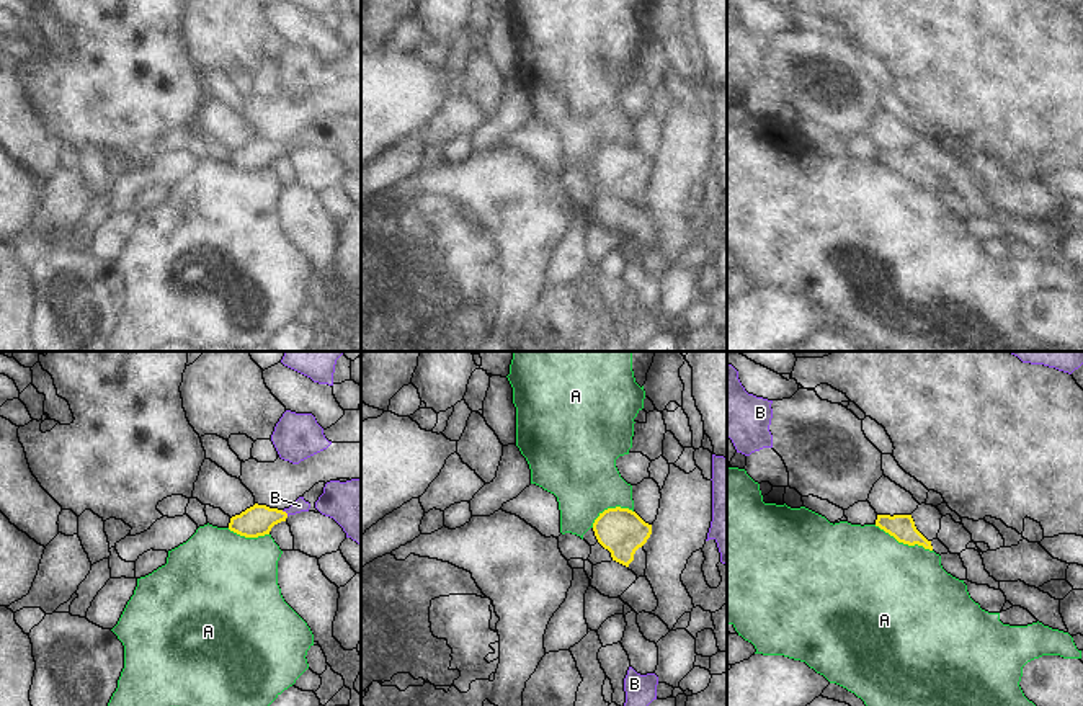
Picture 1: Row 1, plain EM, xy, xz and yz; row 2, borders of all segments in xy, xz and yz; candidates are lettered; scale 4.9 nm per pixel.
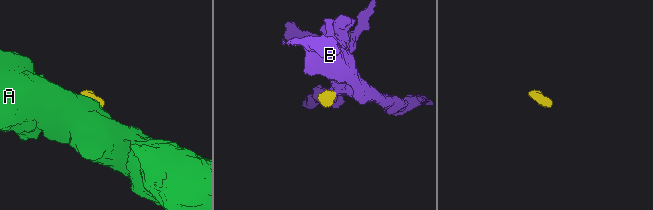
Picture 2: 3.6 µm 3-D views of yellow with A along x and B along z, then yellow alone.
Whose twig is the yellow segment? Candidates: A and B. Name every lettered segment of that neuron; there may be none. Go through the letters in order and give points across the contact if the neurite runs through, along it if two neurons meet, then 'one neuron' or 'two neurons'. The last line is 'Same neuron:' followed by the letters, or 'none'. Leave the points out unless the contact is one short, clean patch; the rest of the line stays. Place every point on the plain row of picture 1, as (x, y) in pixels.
A: border yz (874, 159), (899, 175), (922, 178), (931, 185); two neurons
B: way xy (257, 154), (285, 146), (299, 139); one neuron
Same neuron: B

